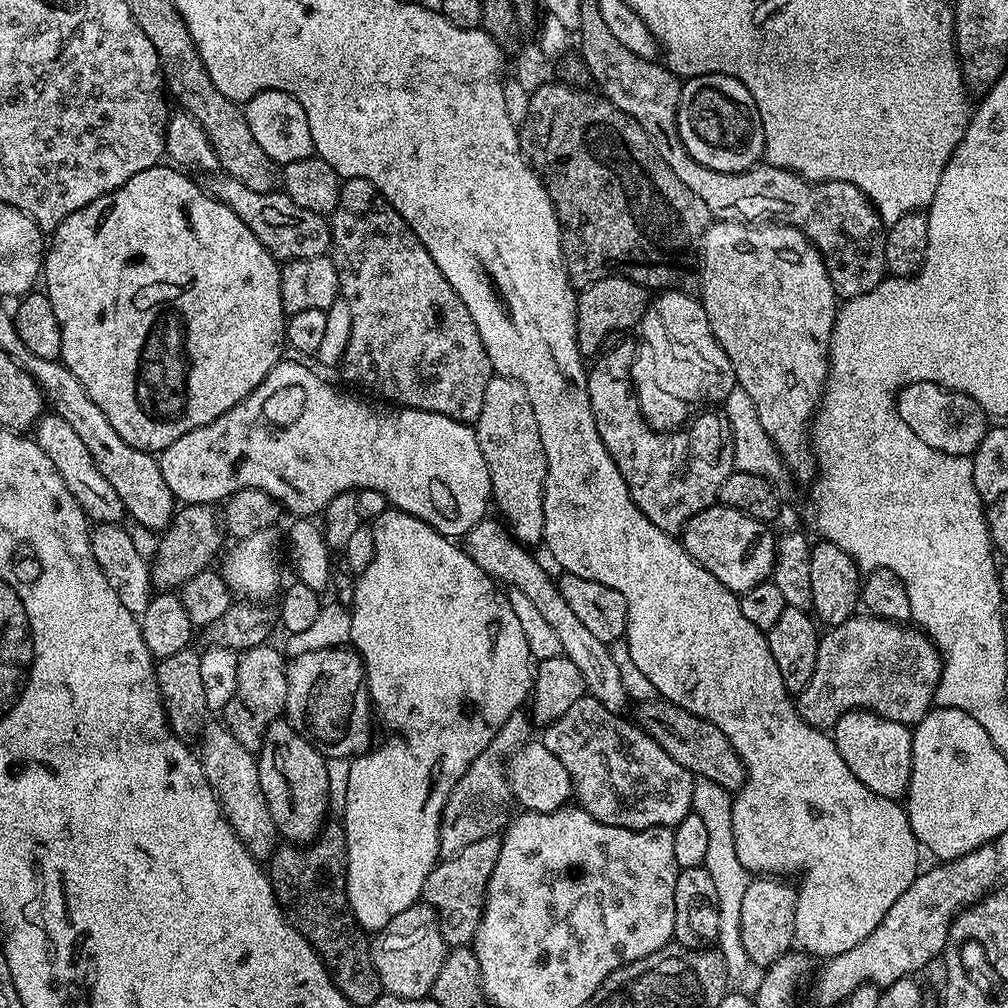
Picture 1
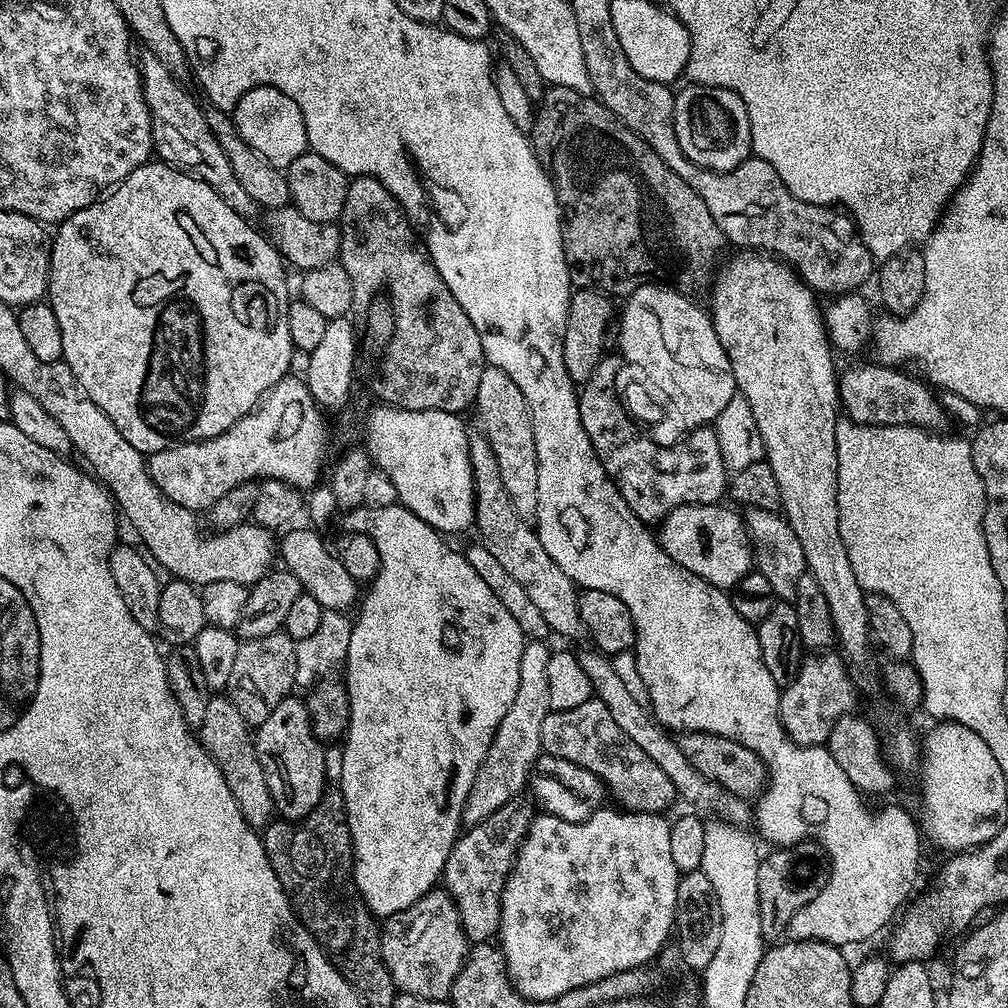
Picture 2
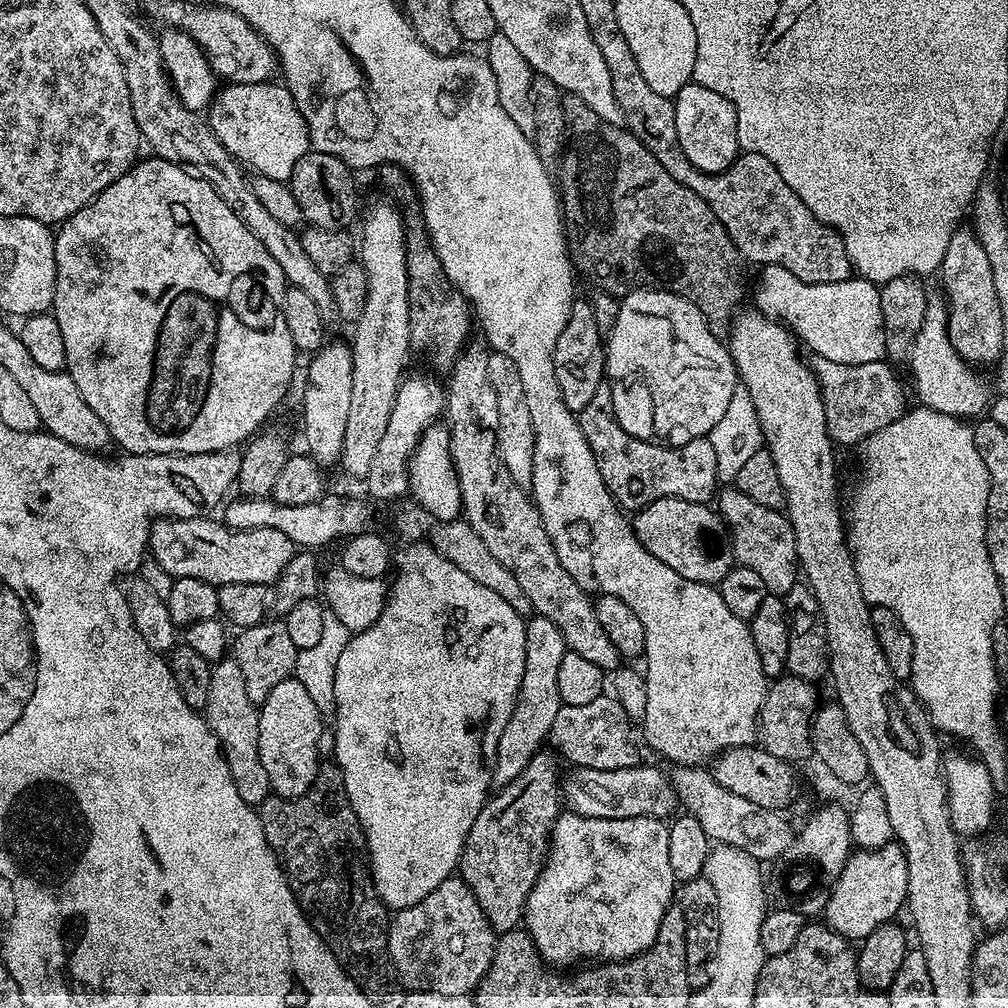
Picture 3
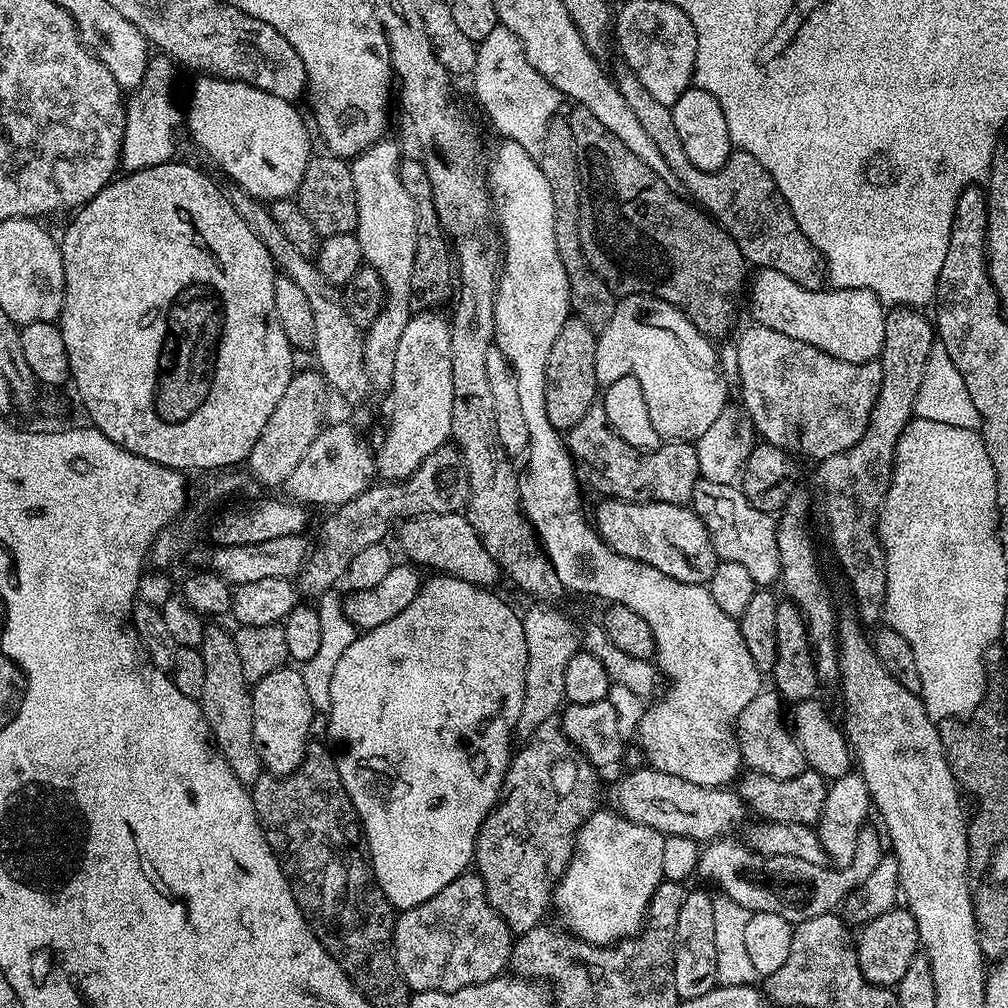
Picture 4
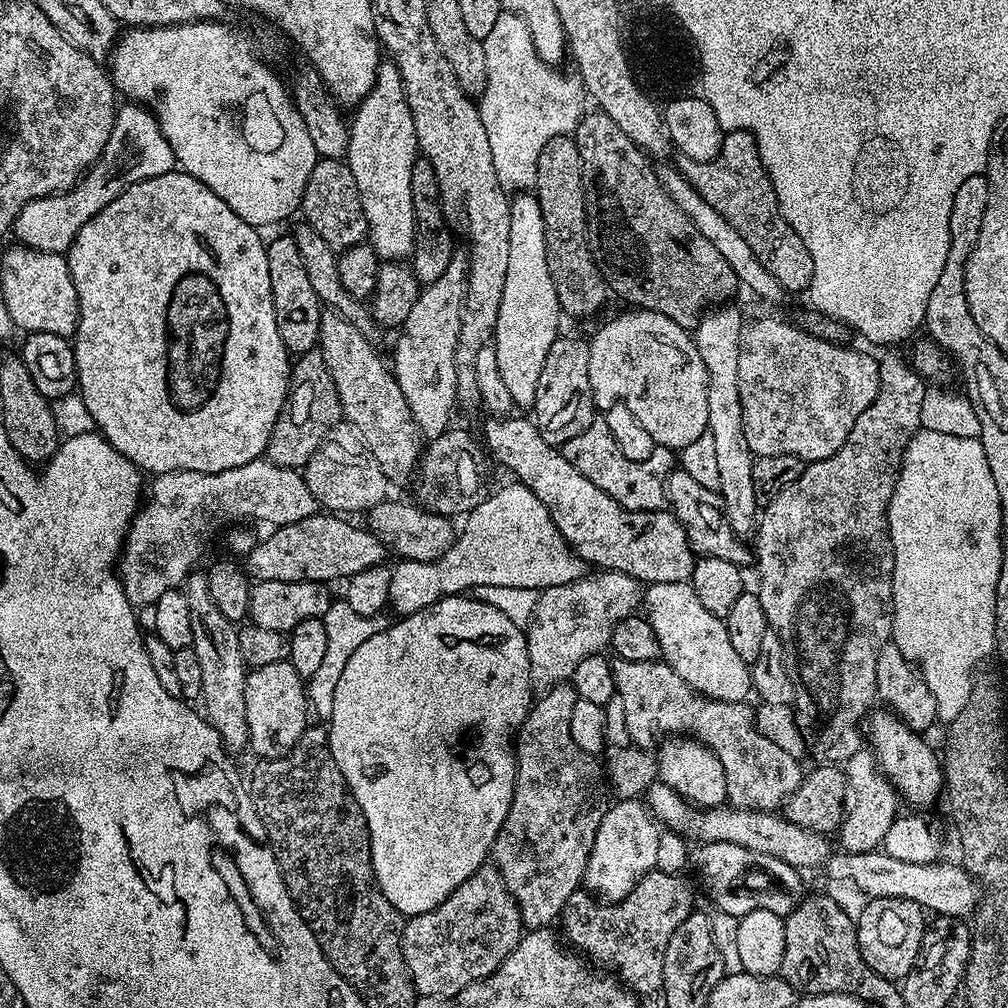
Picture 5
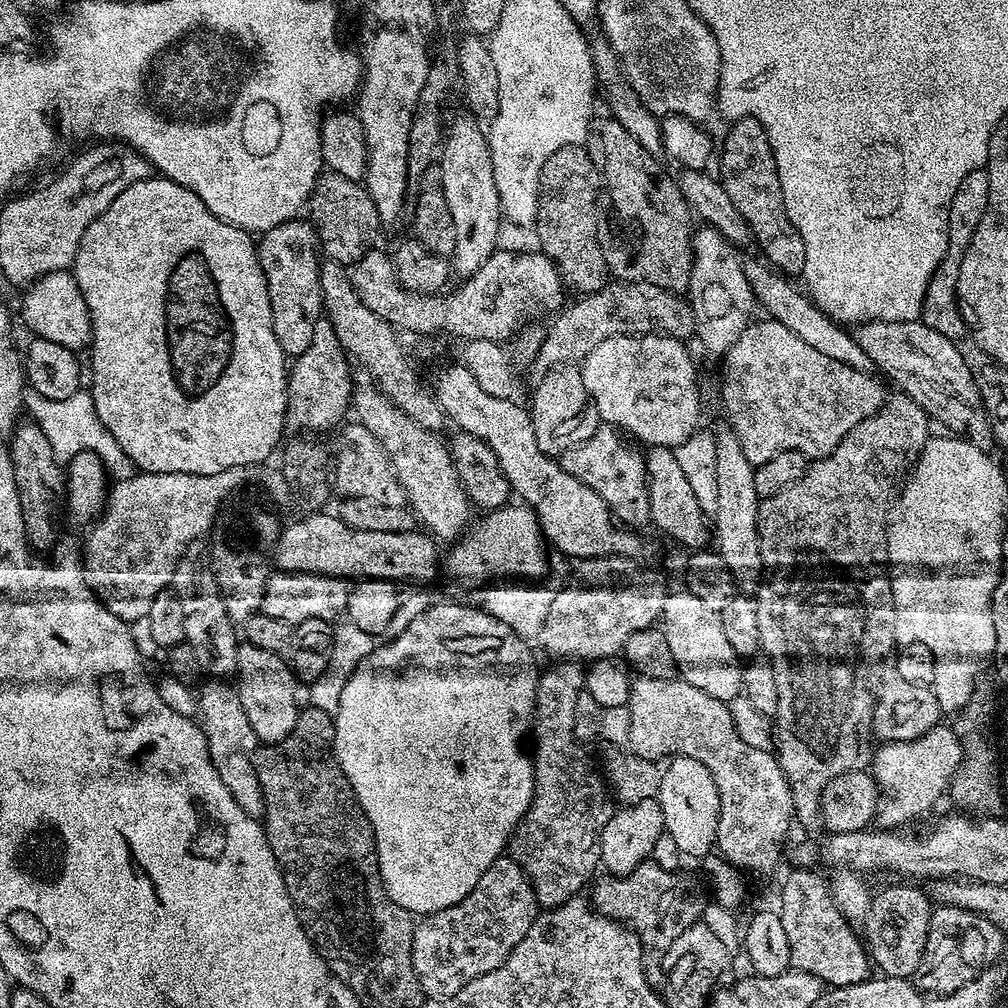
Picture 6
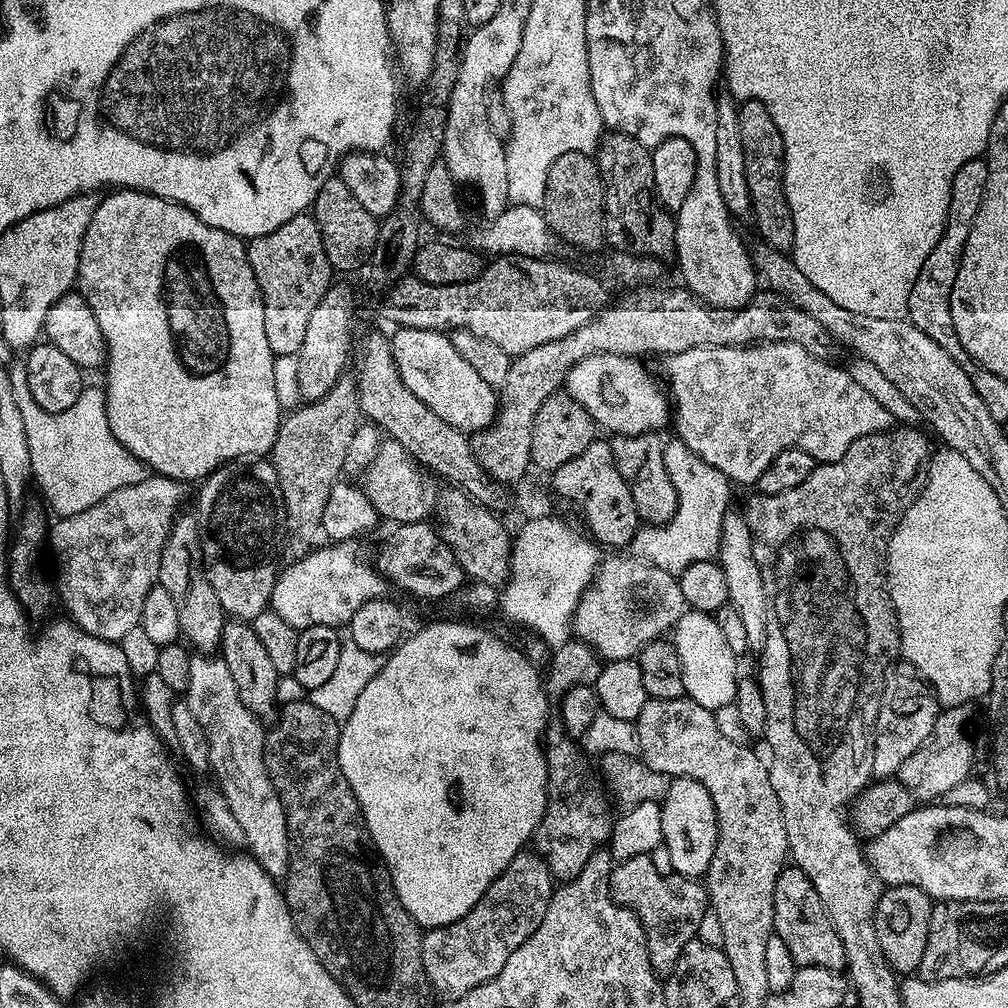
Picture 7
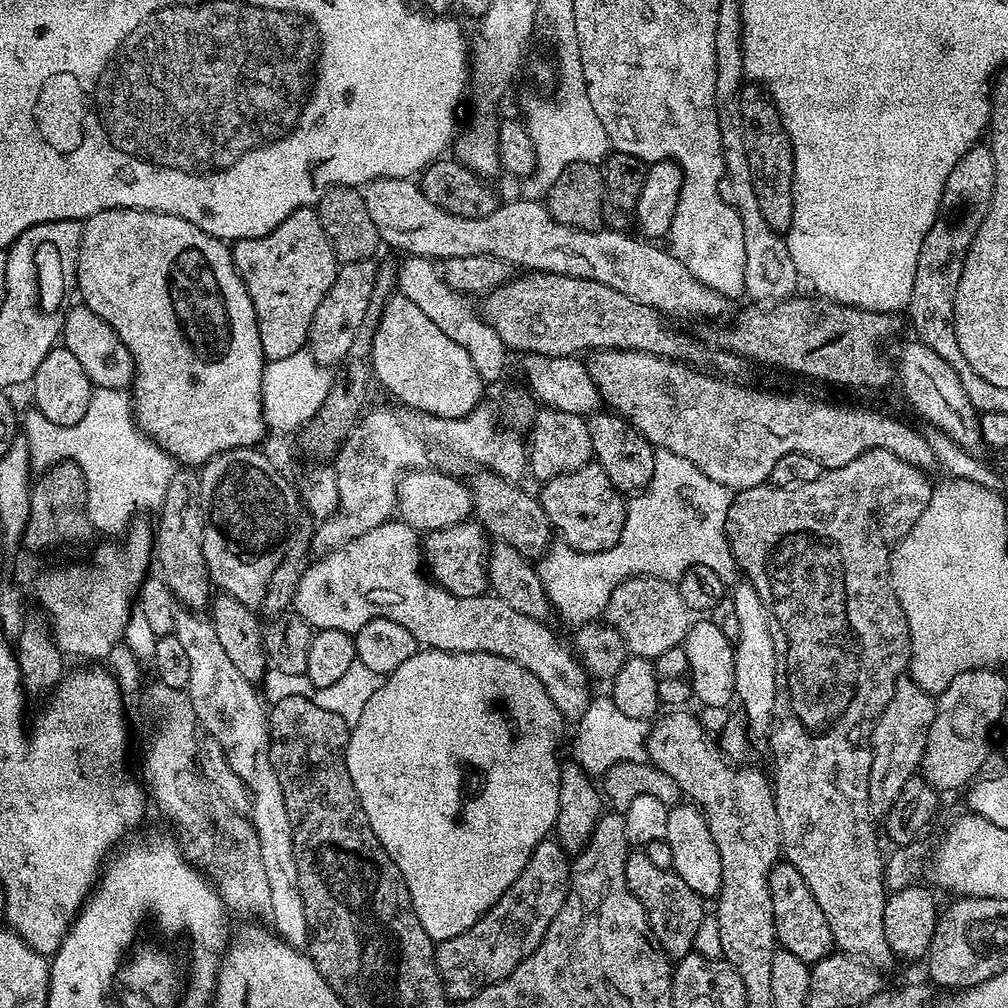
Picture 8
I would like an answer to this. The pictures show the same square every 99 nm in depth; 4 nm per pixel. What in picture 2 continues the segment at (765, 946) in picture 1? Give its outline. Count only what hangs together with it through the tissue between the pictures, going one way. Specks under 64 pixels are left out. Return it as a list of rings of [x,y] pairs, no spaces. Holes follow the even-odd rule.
[[[814,840],[780,846],[761,859],[758,866],[758,914],[760,931],[765,937],[780,938],[787,933],[790,918],[806,906],[826,886],[829,865],[825,863],[824,848]]]

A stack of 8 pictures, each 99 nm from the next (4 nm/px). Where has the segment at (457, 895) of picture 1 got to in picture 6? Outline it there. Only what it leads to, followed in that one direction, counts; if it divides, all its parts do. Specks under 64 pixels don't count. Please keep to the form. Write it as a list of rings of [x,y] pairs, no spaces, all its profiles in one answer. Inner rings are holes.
[[[562,660],[552,662],[545,672],[543,669],[536,677],[536,713],[532,715],[530,725],[531,735],[536,735],[536,749],[531,749],[530,752],[534,770],[534,794],[532,804],[512,831],[506,849],[507,855],[518,862],[518,866],[532,883],[536,903],[544,910],[558,906],[572,896],[581,895],[589,881],[597,875],[596,868],[601,867],[600,835],[614,811],[614,800],[603,775],[598,771],[597,765],[596,768],[592,765],[592,760],[588,757],[589,749],[574,734],[574,706],[580,693],[584,691],[584,673],[585,669],[577,661]]]

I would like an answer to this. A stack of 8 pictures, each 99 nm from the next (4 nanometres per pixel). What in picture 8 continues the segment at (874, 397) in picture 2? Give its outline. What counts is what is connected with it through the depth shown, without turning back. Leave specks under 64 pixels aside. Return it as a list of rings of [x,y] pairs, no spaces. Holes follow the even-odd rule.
[[[596,350],[587,357],[586,363],[596,389],[600,391],[601,401],[615,415],[629,421],[657,449],[665,448],[686,458],[686,462],[694,462],[706,478],[714,478],[714,482],[722,482],[733,490],[765,483],[771,477],[774,462],[795,452],[818,458],[825,469],[846,466],[846,462],[854,462],[854,458],[870,450],[888,450],[890,454],[898,454],[902,462],[910,462],[921,470],[937,467],[923,431],[914,432],[902,421],[882,412],[855,408],[852,404],[831,404],[828,400],[815,400],[800,392],[763,392],[760,388],[743,388],[736,384],[740,382],[729,382],[715,375],[703,376],[699,367],[687,362],[645,352]]]

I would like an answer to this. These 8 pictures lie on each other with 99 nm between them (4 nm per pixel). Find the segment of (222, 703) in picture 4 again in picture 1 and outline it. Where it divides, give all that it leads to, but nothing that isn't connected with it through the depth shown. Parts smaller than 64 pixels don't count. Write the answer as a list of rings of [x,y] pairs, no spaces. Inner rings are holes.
[[[222,722],[212,723],[205,723],[204,731],[198,737],[200,765],[228,819],[228,825],[242,846],[246,846],[254,859],[267,862],[278,847],[278,833],[274,818],[270,818],[270,806],[266,806],[266,794],[262,794],[257,753],[246,750],[246,746],[242,746],[242,742],[238,742],[238,738],[234,738],[234,734],[230,734]]]

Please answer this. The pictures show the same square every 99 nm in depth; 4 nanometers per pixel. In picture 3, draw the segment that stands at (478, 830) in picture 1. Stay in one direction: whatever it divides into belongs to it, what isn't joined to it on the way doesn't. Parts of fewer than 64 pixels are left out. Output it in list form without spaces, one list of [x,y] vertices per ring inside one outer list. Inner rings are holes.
[[[533,615],[525,623],[526,630],[526,666],[522,670],[522,686],[516,699],[514,710],[510,714],[510,722],[502,730],[502,738],[498,738],[496,751],[496,767],[492,774],[492,783],[503,786],[514,782],[522,770],[534,758],[536,752],[545,747],[548,731],[554,724],[554,717],[560,709],[558,694],[558,665],[565,654],[564,639],[550,618]]]

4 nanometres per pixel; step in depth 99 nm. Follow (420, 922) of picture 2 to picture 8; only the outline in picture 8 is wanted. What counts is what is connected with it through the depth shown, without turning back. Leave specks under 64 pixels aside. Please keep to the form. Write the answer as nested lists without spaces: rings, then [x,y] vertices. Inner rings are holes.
[[[549,838],[538,842],[530,854],[530,862],[506,894],[470,930],[435,945],[436,969],[444,983],[445,997],[449,1001],[468,1000],[491,984],[505,980],[542,942],[550,922],[554,922],[554,914],[562,910],[569,879],[570,856],[559,841]]]

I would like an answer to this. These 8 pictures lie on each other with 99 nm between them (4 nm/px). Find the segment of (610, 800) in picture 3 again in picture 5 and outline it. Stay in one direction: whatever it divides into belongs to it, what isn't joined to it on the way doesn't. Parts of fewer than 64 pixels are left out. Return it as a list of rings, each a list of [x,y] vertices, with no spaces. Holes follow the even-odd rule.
[[[655,782],[646,793],[648,811],[652,813],[657,825],[667,831],[676,832],[689,841],[709,844],[710,842],[730,842],[734,846],[746,846],[746,850],[754,850],[758,854],[770,854],[770,858],[778,858],[798,870],[816,868],[827,865],[830,855],[829,837],[823,832],[802,830],[802,826],[794,826],[782,814],[771,812],[754,812],[745,808],[717,806],[702,808],[688,803],[670,786]]]

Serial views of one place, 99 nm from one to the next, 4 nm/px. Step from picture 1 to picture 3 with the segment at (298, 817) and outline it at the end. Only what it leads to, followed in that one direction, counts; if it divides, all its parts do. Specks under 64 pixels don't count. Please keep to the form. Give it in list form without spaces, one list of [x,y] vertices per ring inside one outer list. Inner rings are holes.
[[[294,678],[278,682],[268,697],[259,701],[258,711],[258,758],[262,758],[272,792],[288,800],[306,794],[322,763],[316,747],[318,738],[326,730],[325,717],[321,716],[318,706],[314,706],[306,686]]]

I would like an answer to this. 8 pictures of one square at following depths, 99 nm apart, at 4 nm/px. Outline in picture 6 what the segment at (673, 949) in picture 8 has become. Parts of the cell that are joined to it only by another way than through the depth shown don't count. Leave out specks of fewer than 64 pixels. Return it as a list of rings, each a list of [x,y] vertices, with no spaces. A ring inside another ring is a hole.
[[[649,858],[641,862],[634,870],[630,870],[625,876],[614,876],[604,874],[591,885],[592,896],[590,903],[596,911],[602,913],[606,918],[617,922],[626,922],[640,940],[644,948],[644,973],[653,986],[659,985],[664,980],[664,955],[666,950],[674,943],[674,938],[682,934],[690,925],[697,923],[703,917],[704,905],[706,903],[706,888],[699,884],[692,876],[683,876],[683,871],[664,870]]]

